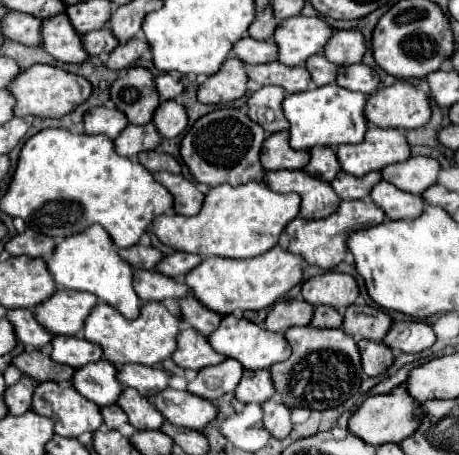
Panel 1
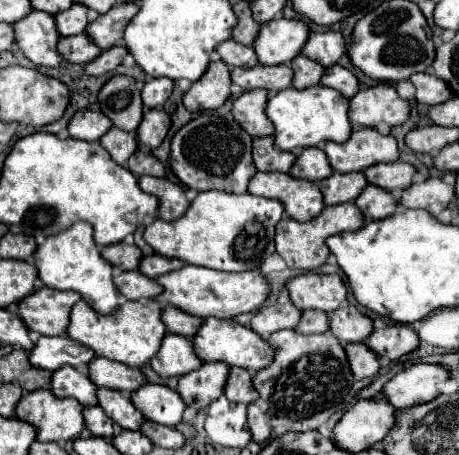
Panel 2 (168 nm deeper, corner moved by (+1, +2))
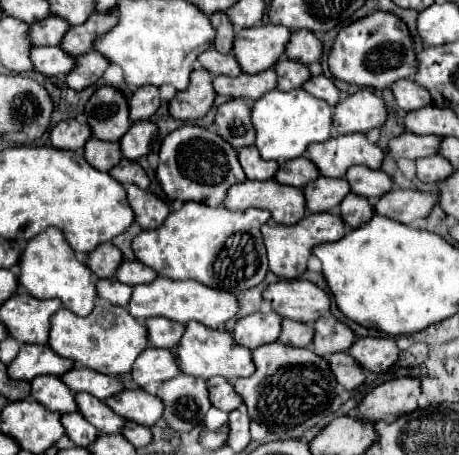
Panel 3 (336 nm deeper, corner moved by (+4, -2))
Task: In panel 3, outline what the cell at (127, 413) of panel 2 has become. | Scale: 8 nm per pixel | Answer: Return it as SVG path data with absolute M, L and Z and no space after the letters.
M78 392L76 404L78 404L78 412L82 412L82 416L94 428L98 428L100 434L120 434L122 432L124 420L118 418L114 412L110 412L110 408L102 400L98 400L86 392Z

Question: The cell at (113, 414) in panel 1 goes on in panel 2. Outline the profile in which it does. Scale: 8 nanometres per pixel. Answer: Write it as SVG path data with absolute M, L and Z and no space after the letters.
M101 406L85 408L83 416L85 416L85 426L91 430L93 436L105 436L105 438L111 436L113 420L109 420L109 416L105 416L105 412L101 412Z

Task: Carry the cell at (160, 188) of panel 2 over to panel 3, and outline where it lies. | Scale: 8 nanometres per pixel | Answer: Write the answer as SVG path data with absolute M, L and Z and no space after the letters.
M126 184L126 200L134 210L134 220L140 224L142 230L154 230L162 226L170 208L158 196L150 194L148 190L140 190L134 184Z

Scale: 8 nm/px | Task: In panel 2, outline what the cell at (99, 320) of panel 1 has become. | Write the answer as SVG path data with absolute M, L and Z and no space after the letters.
M79 300L71 310L71 322L67 328L67 336L93 348L97 356L117 360L135 368L145 366L157 354L157 348L161 348L161 340L165 334L167 328L161 320L161 304L157 304L157 300L147 300L147 304L143 304L141 300L127 300L111 316L103 316L89 308L89 304Z

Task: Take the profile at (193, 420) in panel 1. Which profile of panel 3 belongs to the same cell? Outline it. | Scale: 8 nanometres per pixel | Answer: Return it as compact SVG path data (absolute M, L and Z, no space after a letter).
M122 390L104 400L118 416L124 420L134 420L142 426L154 426L164 412L164 404L158 396L152 396L144 390Z

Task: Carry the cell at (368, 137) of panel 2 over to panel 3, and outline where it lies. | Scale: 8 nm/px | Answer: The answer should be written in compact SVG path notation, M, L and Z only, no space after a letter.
M346 134L310 144L306 156L314 162L320 174L328 178L344 178L346 170L354 164L376 170L384 160L384 152L376 144L368 142L364 134Z

